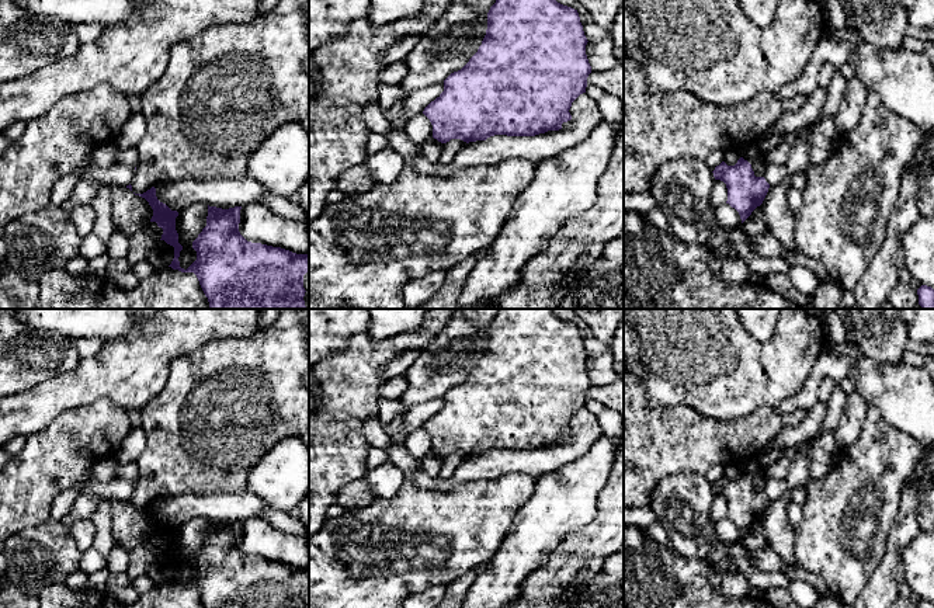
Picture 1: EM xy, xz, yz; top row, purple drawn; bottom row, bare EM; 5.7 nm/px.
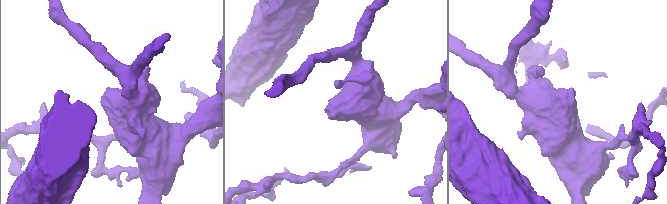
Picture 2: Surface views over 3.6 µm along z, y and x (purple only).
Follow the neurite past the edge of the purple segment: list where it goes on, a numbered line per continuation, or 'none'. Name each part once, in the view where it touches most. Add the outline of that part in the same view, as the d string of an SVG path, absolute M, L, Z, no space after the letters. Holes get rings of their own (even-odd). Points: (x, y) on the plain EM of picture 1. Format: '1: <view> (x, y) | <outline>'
none

